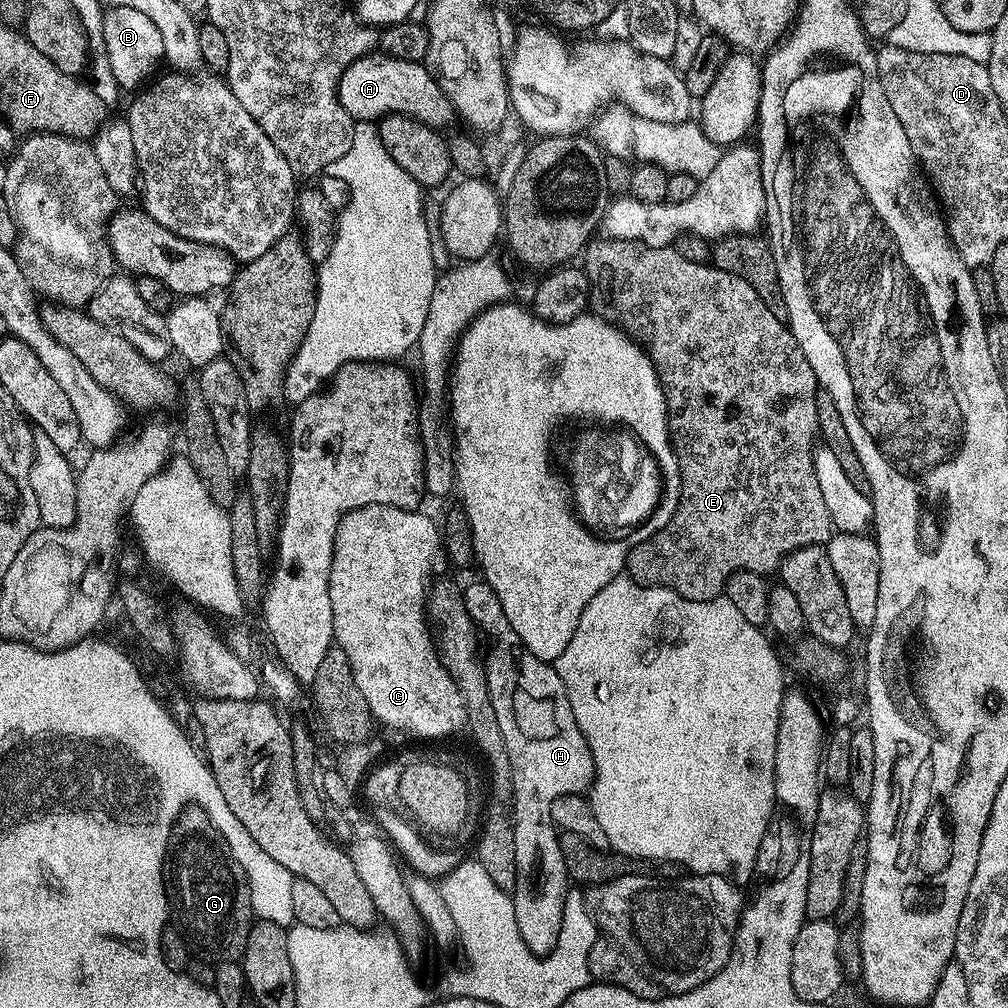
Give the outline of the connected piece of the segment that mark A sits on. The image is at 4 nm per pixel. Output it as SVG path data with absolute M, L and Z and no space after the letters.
M383 54L363 56L349 66L340 79L340 101L352 116L353 121L356 122L376 122L393 112L397 112L403 116L412 116L430 128L444 130L444 127L451 122L452 116L454 117L452 104L446 98L444 91L441 90L439 80L423 63L396 60L393 56Z

